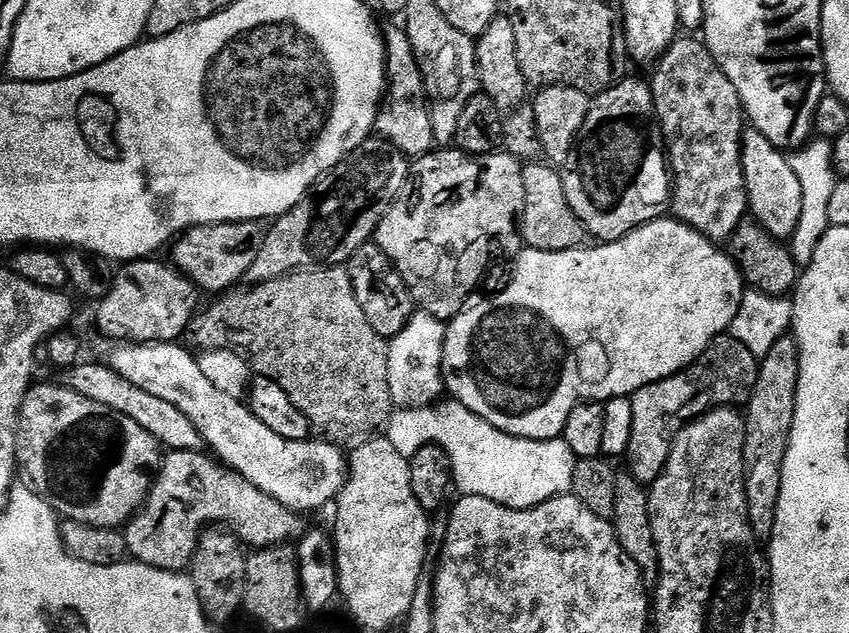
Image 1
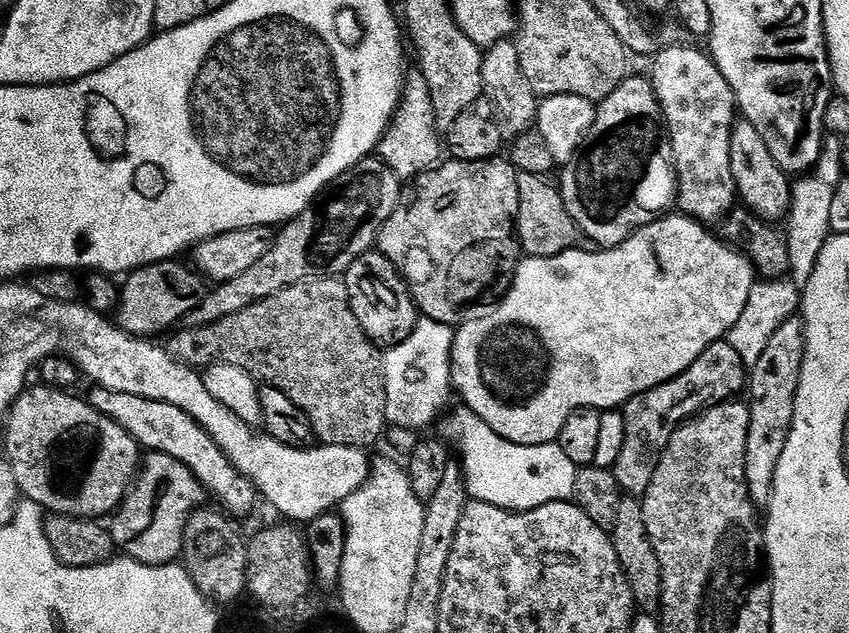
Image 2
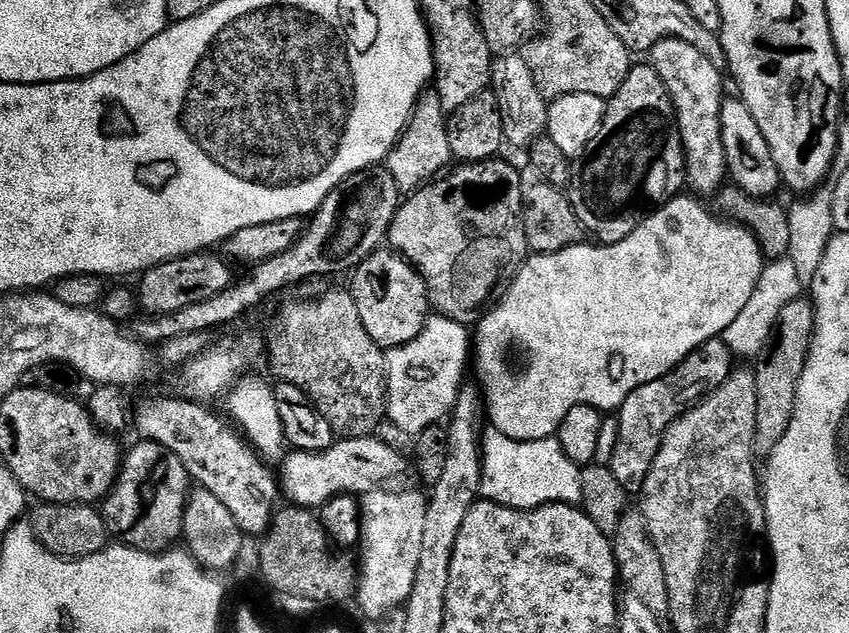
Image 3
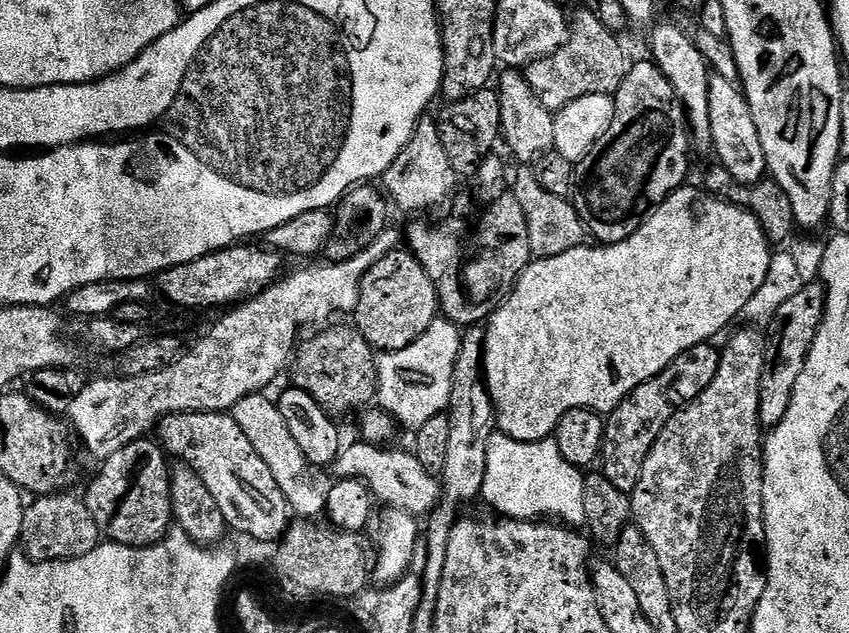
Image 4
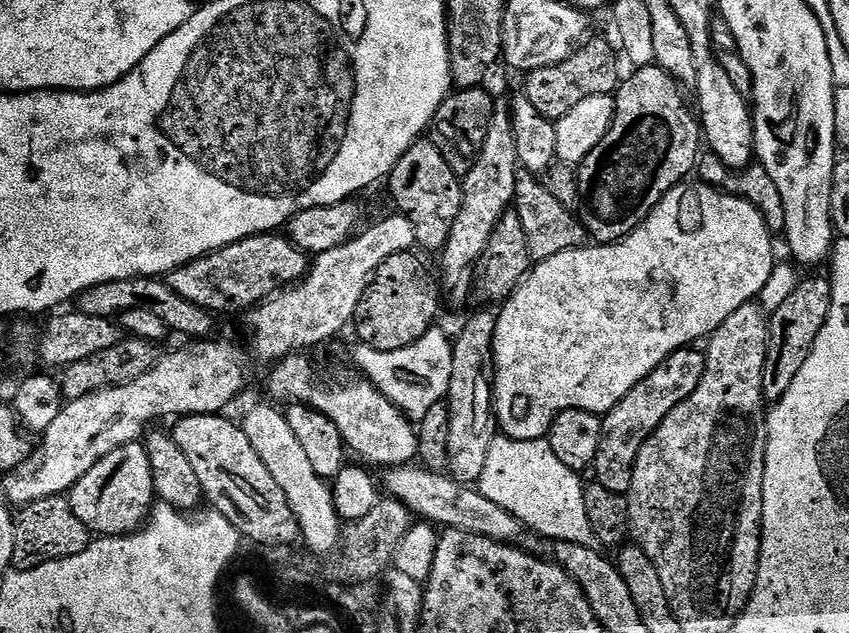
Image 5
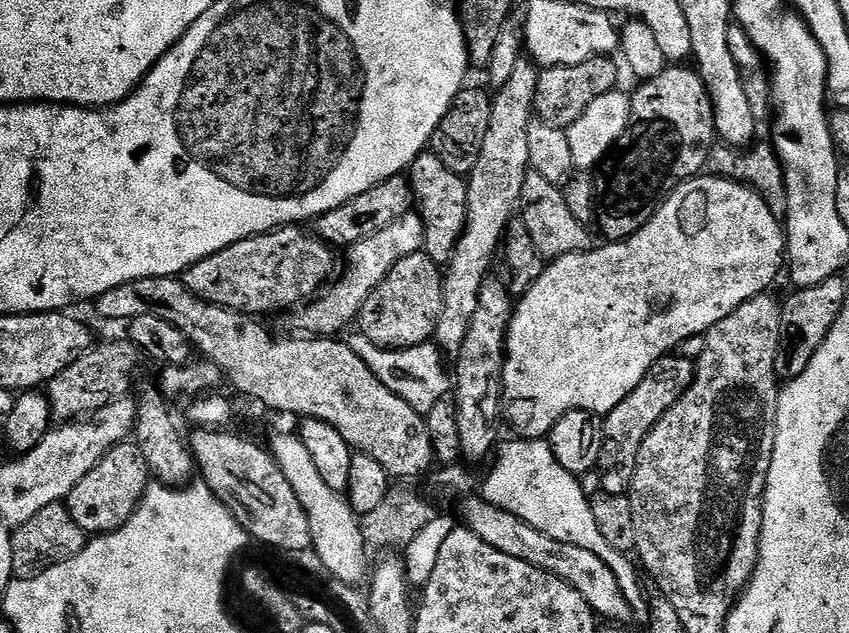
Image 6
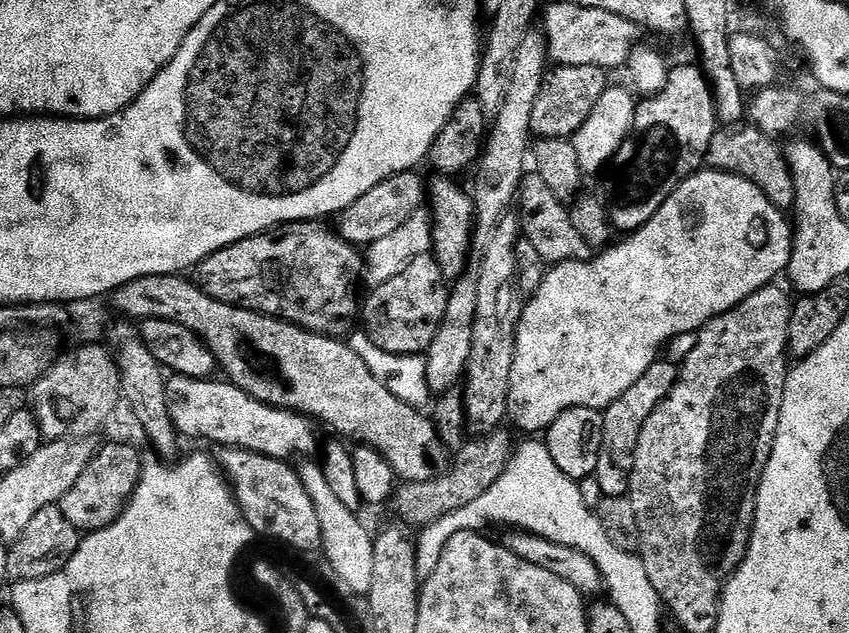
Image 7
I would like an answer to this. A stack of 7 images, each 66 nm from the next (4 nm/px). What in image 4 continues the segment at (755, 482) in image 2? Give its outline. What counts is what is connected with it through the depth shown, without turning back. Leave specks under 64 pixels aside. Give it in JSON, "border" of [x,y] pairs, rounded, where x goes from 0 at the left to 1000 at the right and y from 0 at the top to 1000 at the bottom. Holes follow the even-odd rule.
{"border":[[[943,447],[942,457],[932,471],[926,471],[926,477],[918,480],[914,498],[908,501],[909,526],[906,523],[902,531],[893,638],[895,667],[901,678],[916,675],[926,660],[926,648],[931,648],[935,610],[940,610],[940,597],[945,592],[949,566],[959,547],[959,534],[968,515],[971,474],[974,469],[975,457],[969,447]]]}

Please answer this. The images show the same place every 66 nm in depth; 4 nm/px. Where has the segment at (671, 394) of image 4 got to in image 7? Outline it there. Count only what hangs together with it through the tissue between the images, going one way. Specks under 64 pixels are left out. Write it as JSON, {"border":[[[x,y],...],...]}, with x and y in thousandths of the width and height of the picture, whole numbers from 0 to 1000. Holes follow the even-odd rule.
{"border":[[[782,567],[771,569],[766,585],[761,585],[761,591],[756,591],[756,597],[751,597],[751,603],[747,603],[747,610],[742,610],[742,616],[733,622],[733,629],[723,633],[717,645],[710,646],[709,717],[704,717],[704,736],[700,747],[700,760],[702,758],[707,769],[708,785],[740,782],[740,763],[749,722],[749,700],[756,686],[756,673],[761,660],[766,660],[766,654],[770,654],[773,643],[789,622],[789,616],[794,616],[799,599],[797,577]]]}

